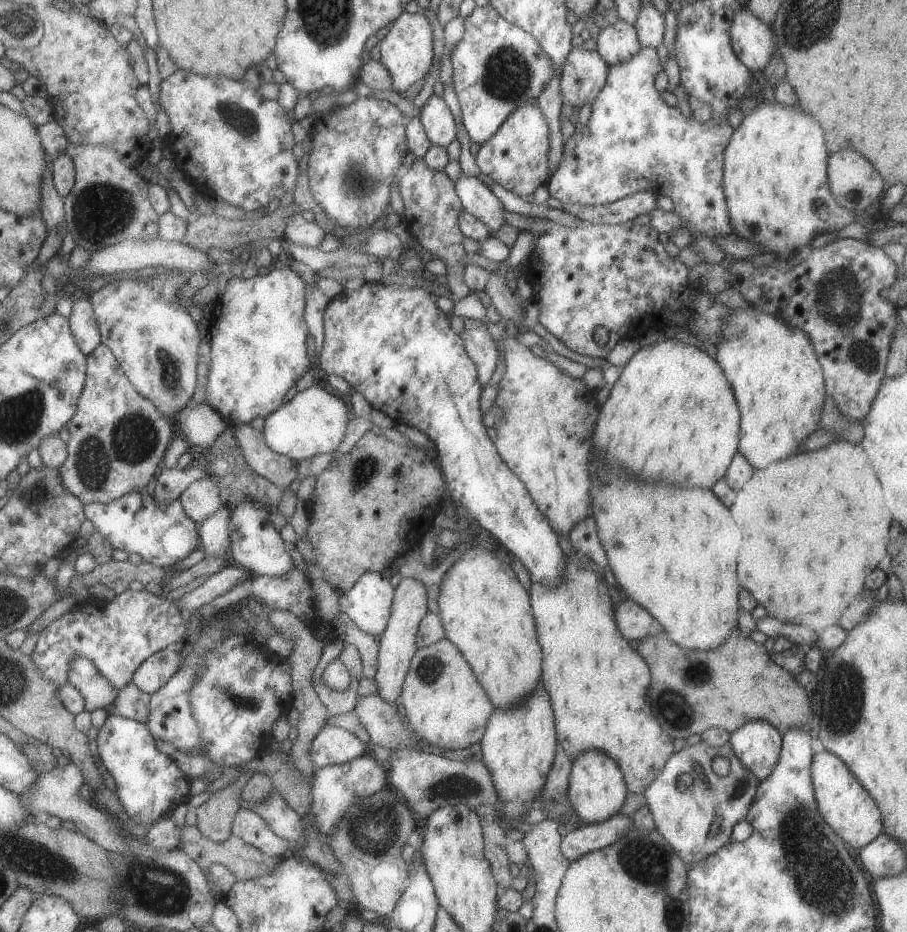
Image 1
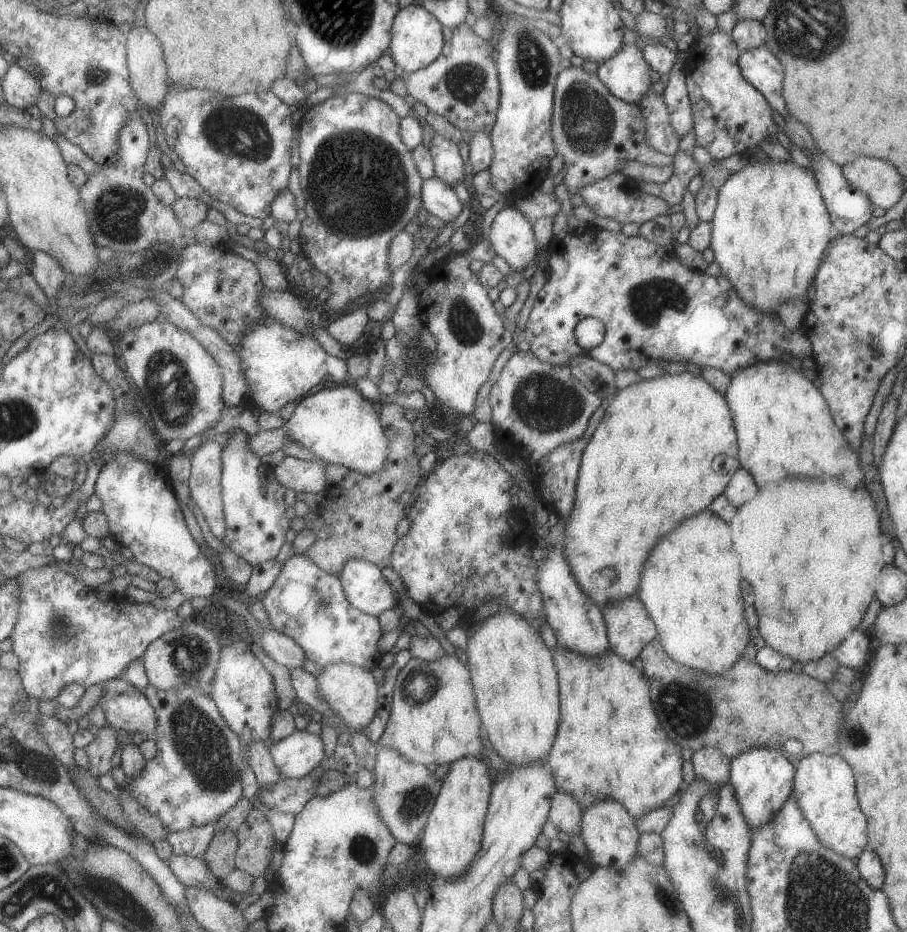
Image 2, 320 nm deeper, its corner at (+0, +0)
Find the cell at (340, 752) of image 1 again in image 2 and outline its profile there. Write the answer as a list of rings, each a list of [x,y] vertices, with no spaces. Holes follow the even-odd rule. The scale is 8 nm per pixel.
[[[296,730],[290,736],[274,742],[268,749],[277,772],[283,778],[299,779],[325,760],[319,734]]]

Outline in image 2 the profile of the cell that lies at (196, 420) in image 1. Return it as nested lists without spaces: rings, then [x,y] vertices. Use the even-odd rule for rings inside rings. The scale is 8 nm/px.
[[[212,439],[195,448],[190,461],[188,483],[190,498],[199,508],[211,535],[219,540],[225,536],[220,477],[222,446]]]

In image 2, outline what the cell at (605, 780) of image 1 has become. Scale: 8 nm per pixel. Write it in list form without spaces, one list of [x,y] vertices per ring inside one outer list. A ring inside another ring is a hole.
[[[601,798],[591,802],[589,808],[581,810],[580,838],[585,844],[589,860],[593,866],[623,870],[637,853],[639,832],[635,828],[634,818],[613,798]]]

